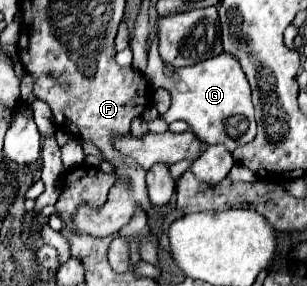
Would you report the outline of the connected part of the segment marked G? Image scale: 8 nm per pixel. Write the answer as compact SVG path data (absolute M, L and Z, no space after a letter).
M157 16L155 20L156 35L148 54L145 78L149 80L151 86L155 84L155 88L167 88L171 92L171 108L165 114L161 114L161 120L165 120L168 125L175 120L185 120L203 142L225 144L229 152L251 142L255 138L255 128L257 128L255 110L251 102L251 88L239 62L223 52L195 66L179 68L175 70L173 76L167 76L158 53L159 19L160 16Z

